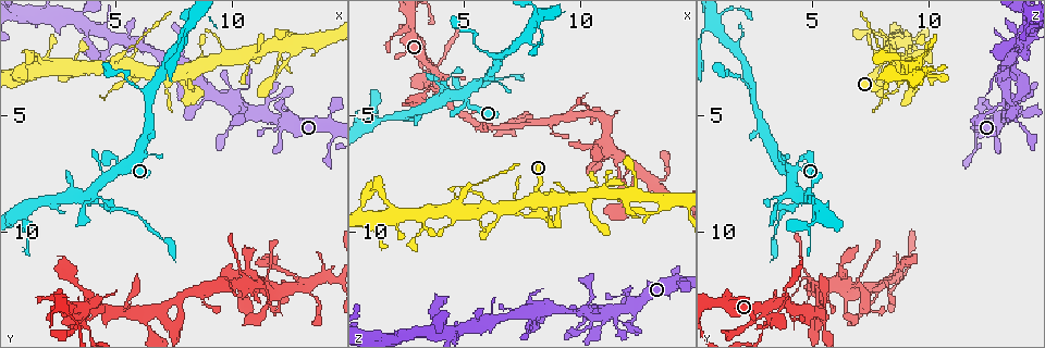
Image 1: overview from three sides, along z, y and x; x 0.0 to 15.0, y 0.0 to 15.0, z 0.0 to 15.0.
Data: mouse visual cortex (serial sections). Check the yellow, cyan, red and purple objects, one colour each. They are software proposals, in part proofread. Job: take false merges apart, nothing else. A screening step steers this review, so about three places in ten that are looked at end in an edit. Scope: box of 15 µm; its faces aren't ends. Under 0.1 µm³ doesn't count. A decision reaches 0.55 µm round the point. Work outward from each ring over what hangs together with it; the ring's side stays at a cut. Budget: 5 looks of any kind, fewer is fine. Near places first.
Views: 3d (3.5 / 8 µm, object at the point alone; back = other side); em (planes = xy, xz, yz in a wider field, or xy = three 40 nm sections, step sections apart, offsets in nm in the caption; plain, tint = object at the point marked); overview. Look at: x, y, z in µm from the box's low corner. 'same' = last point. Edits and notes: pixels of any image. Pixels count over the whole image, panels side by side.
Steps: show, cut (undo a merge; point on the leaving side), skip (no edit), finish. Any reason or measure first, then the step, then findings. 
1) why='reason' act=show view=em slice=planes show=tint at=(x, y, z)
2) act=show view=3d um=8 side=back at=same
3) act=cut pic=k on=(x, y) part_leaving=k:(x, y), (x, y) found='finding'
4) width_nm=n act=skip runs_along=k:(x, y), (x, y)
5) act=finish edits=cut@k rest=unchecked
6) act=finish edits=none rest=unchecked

why='sharp bend' act=show view=3d um=8 at=(3.5, 13.3, 2.9)

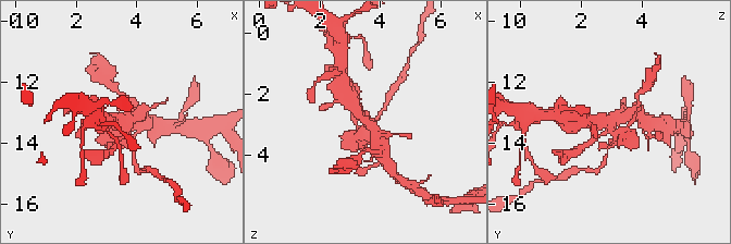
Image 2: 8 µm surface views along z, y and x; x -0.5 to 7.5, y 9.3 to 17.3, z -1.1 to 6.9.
arms=4 arm_widths_nm=150,250,350,450 why='need the tissue' act=show view=em slice=xy step=5 show=tint at=(3.5, 13.3, 2.8)

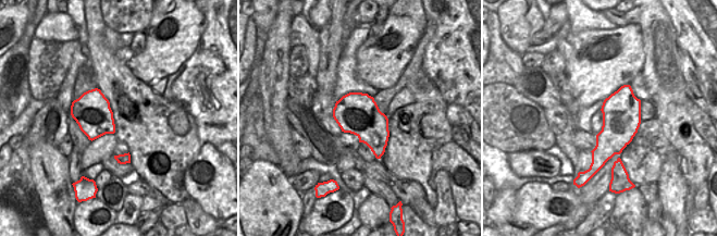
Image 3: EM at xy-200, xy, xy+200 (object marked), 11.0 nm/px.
act=cut pic=2 on=(357, 144) part_leaving=2:(611, 132), (626, 136), (635, 113) found='a second cell is stuck on'

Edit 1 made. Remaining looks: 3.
act=show view=overview

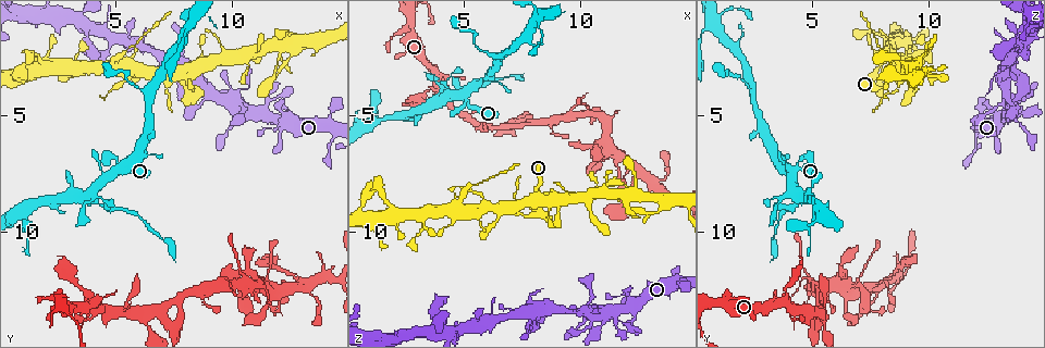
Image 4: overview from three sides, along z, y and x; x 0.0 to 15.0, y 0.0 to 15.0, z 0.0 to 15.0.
why='sudden change in width' act=show view=3d um=3.5 at=(5.7, 3.7, 2.3)

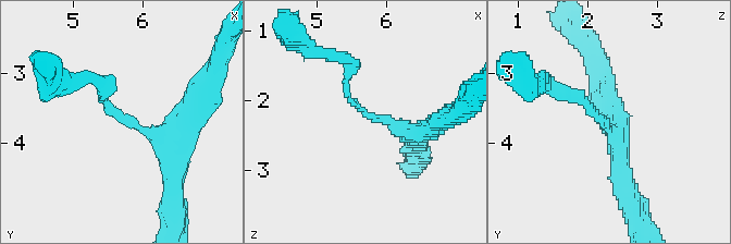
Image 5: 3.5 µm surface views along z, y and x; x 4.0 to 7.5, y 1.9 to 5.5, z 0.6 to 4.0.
arm_widths_nm=150,300 act=show view=em slice=xy step=2 show=tint at=(5.80, 3.70, 2.20)

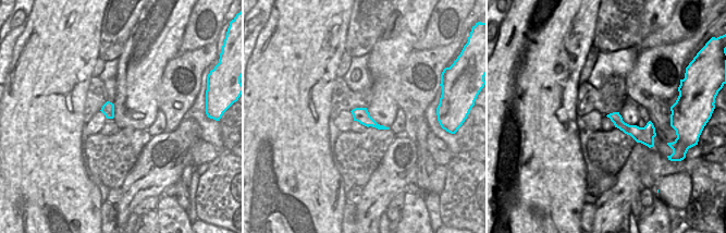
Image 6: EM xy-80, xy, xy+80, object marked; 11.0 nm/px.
act=skip runs_along=6:(612, 115), (628, 130), (652, 134) found='continuous, no second cell'

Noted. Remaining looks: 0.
act=finish edits=cut@2 rest=unchecked

